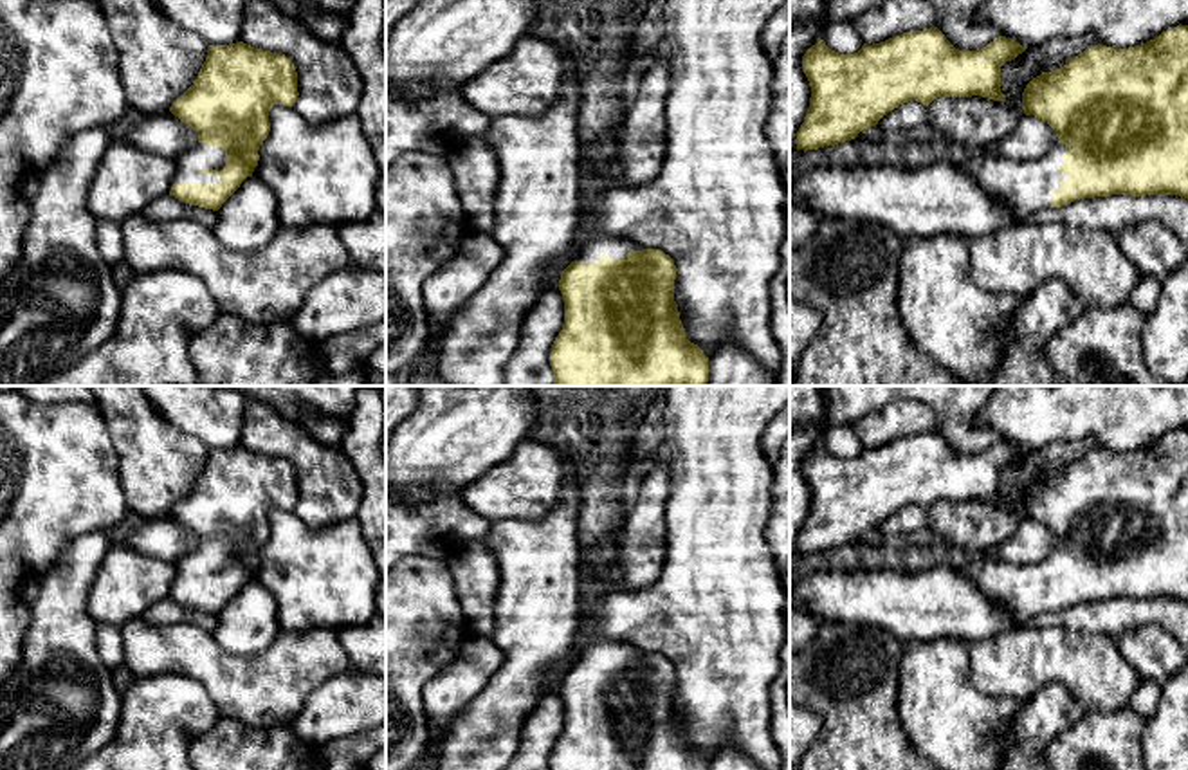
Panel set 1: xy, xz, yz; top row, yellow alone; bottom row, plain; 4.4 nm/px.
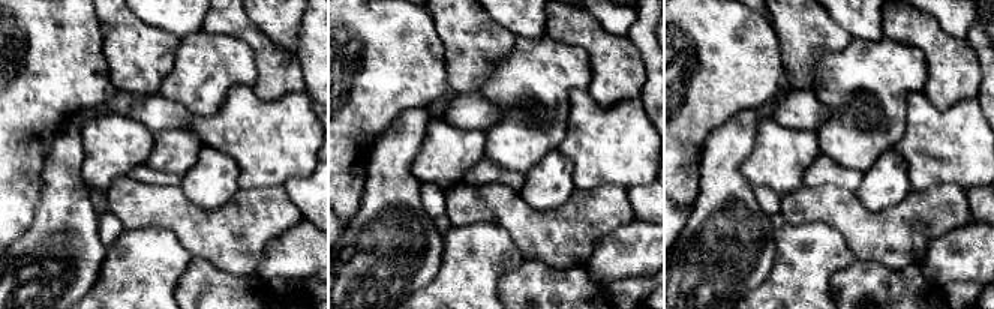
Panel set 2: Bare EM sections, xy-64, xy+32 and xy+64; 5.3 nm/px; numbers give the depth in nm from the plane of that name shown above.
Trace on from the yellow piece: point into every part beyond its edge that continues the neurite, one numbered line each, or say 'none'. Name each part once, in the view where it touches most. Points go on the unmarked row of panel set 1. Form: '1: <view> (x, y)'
1: xy (186, 570)

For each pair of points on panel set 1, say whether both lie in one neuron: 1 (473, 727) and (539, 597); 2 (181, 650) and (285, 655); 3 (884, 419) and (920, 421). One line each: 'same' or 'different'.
1: same
2: same
3: same

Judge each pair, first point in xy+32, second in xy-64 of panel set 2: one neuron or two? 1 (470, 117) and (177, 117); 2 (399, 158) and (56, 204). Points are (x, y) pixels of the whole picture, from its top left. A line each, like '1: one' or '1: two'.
1: one
2: one

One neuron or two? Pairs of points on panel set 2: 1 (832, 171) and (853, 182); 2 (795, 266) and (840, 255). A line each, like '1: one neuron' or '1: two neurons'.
1: one neuron
2: one neuron

